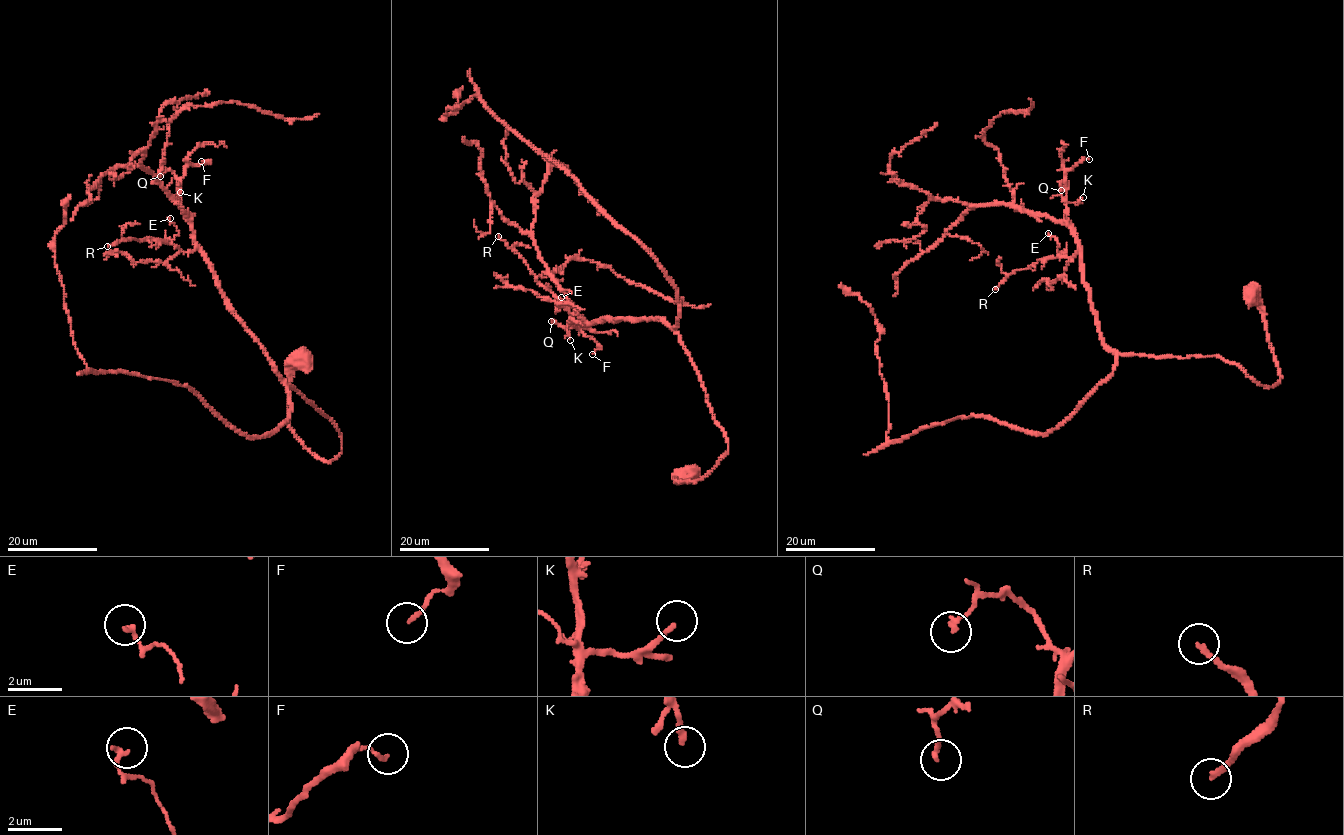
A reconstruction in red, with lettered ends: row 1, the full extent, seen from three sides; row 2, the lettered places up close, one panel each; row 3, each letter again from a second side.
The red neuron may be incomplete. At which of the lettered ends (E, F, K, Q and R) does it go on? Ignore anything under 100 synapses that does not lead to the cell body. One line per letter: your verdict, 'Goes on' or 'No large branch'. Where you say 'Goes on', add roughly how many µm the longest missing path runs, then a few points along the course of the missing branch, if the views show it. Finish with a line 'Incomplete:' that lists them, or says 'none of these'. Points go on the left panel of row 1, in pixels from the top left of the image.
E: No large branch
F: No large branch
K: No large branch
Q: No large branch
R: No large branch
Incomplete: none of these

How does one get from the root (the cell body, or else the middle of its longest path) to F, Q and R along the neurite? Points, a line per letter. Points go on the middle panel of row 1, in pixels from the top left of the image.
F: (690, 472), (674, 480), (702, 479), (727, 439), (680, 336), (659, 318), (572, 319), (597, 345), (592, 354)
Q: (690, 472), (674, 480), (702, 479), (727, 439), (680, 336), (659, 318), (551, 321)
R: (690, 472), (674, 480), (702, 479), (726, 452), (727, 439), (680, 336), (659, 318), (584, 321), (498, 236)

